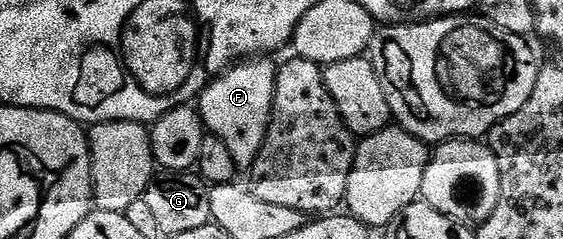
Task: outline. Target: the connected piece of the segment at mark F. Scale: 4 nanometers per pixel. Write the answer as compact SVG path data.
M258 55L230 65L205 86L205 90L195 101L206 130L212 136L223 139L227 151L231 151L231 159L235 159L238 170L241 171L252 170L269 133L278 71L278 66L269 61L272 60Z

